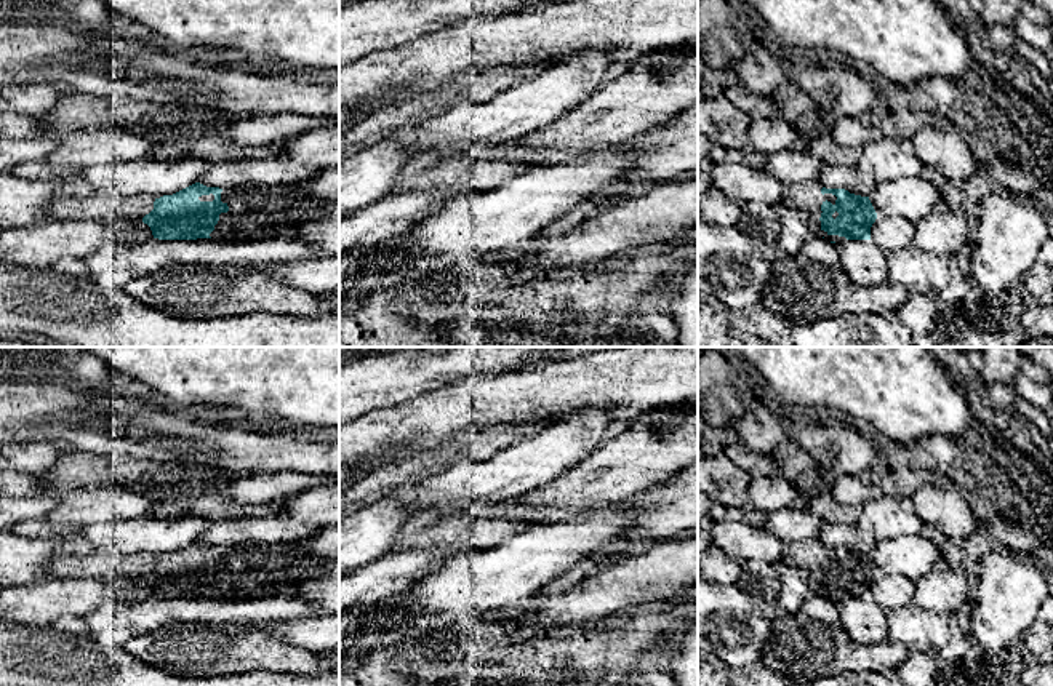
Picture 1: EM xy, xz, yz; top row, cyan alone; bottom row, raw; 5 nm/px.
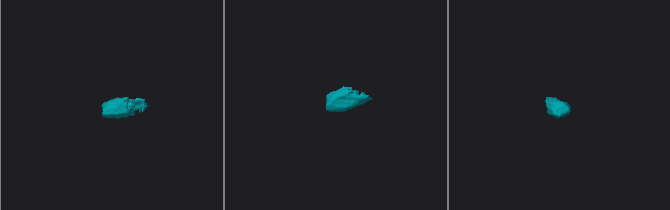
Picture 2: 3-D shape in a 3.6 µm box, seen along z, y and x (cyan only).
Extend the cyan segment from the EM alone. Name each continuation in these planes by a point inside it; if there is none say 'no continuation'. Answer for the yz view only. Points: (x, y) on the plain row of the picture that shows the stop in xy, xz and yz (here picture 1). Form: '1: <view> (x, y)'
1: yz (807, 555)

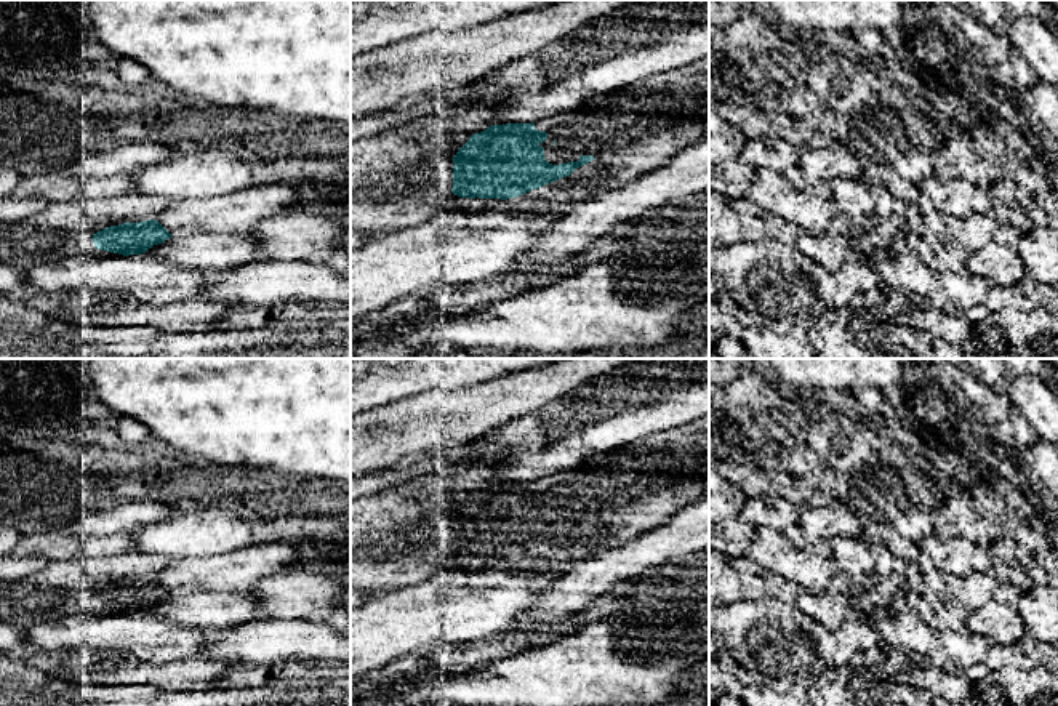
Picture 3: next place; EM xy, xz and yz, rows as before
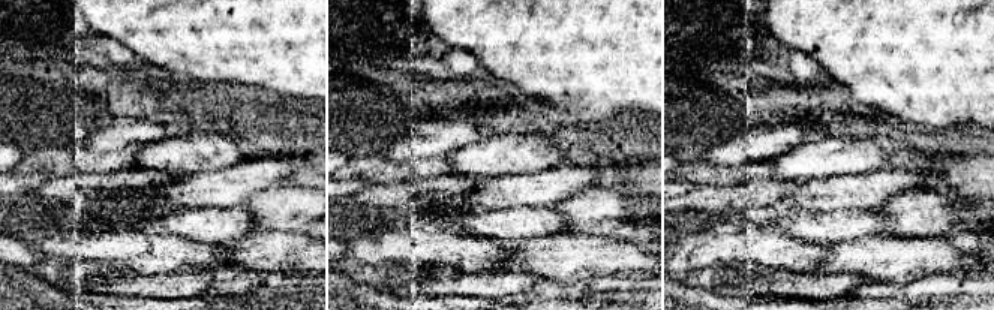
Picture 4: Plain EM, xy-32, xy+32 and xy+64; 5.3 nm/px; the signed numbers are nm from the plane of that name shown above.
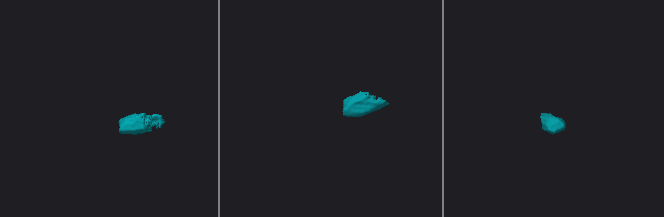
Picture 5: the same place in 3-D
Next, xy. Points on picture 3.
1: xy (23, 604)

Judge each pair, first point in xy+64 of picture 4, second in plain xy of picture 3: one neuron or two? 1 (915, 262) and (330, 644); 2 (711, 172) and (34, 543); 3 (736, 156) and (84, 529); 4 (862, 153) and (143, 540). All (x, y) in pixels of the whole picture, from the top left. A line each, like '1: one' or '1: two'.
1: one
2: one
3: one
4: one

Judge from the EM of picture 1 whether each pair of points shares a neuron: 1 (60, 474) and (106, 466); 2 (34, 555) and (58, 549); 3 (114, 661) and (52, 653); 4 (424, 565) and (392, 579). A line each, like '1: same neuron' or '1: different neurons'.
1: same neuron
2: same neuron
3: same neuron
4: same neuron

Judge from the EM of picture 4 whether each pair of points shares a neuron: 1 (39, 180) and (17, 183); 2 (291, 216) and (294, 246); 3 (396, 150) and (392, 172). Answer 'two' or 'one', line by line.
1: one
2: two
3: two

